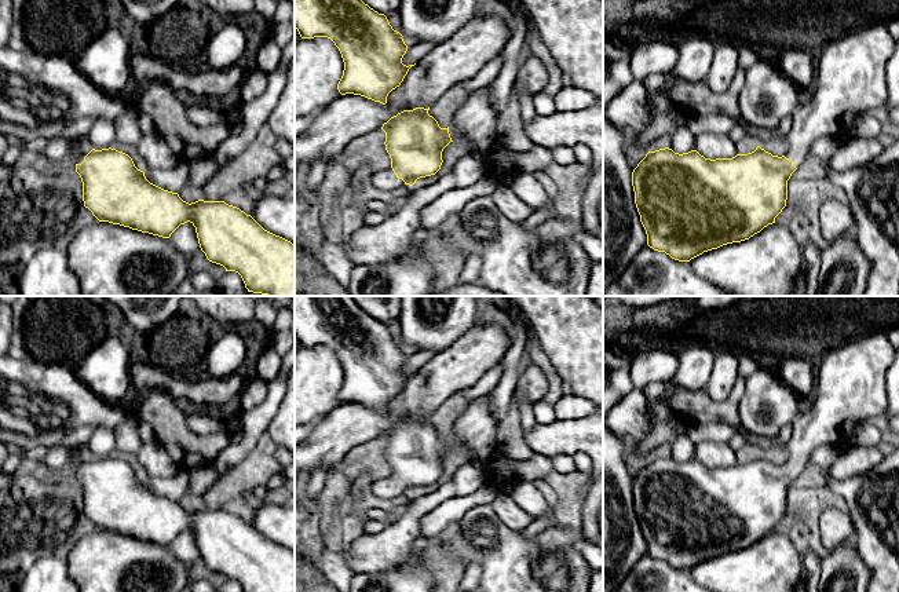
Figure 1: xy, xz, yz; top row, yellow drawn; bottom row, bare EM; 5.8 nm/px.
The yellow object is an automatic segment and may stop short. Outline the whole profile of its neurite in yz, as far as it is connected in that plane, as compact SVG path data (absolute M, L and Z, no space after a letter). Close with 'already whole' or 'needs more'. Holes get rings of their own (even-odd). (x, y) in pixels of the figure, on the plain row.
M885 333L862 336L830 350L819 366L816 397L812 406L807 412L798 413L792 423L793 432L787 443L787 460L782 465L772 464L760 454L748 463L716 468L705 467L697 458L683 463L675 461L669 456L648 460L632 480L635 512L647 542L647 553L654 559L665 560L675 569L690 570L704 560L749 548L768 533L775 531L775 526L786 515L787 489L811 461L811 453L822 445L848 446L859 423L881 421L885 417L888 403L885 374L895 354L896 348Z; needs more

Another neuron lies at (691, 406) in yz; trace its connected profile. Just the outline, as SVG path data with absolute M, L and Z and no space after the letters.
M738 376L726 401L712 399L706 390L683 390L666 381L647 384L642 391L647 401L670 406L687 425L705 423L726 423L737 425L739 420L739 401L745 391L746 379Z

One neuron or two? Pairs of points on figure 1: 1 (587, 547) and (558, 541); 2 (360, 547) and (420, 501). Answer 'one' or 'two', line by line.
1: two
2: one

